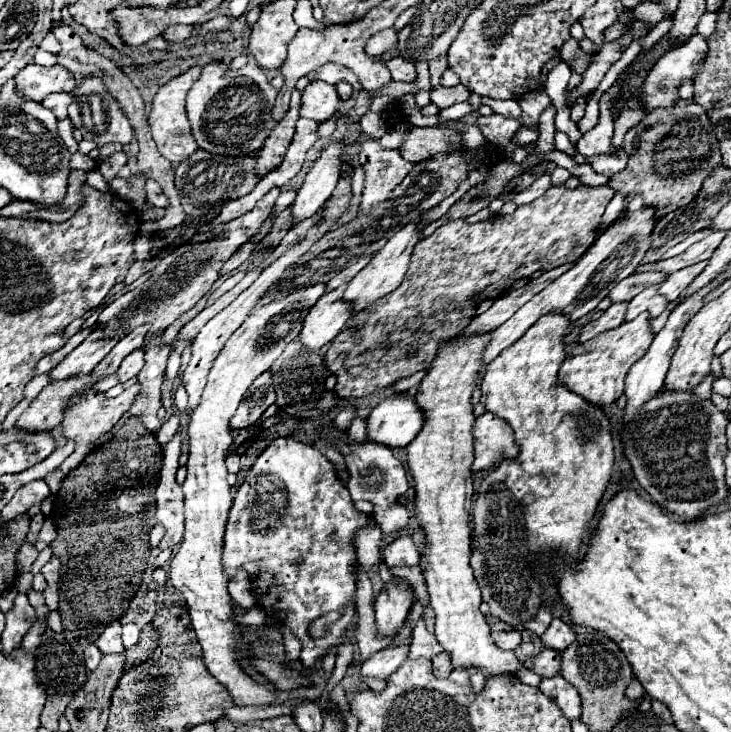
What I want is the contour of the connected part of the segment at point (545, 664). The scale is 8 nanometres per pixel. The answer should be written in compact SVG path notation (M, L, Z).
M543 649L539 655L527 659L525 667L529 671L537 673L539 677L553 677L561 669L561 653L559 651L551 651L551 649Z

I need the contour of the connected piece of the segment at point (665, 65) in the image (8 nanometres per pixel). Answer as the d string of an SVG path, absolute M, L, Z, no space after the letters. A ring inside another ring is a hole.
M693 35L685 45L667 51L651 69L643 83L643 103L647 111L657 107L671 107L679 99L679 85L683 79L701 67L707 55L707 41Z

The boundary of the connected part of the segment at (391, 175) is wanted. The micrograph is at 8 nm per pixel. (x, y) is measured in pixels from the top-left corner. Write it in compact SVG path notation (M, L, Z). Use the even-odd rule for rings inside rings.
M369 139L359 145L357 161L365 167L361 213L367 213L371 207L383 203L383 199L387 199L387 195L391 195L391 191L411 171L411 163L405 161L397 149L389 151L381 147L377 139Z

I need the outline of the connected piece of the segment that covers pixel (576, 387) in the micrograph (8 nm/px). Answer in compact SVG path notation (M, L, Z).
M639 315L633 321L625 321L615 331L605 331L603 335L597 335L587 343L579 343L561 365L559 383L565 385L569 391L587 399L591 405L599 407L611 405L625 391L625 375L629 367L645 355L651 343L653 343L653 333L647 315Z

